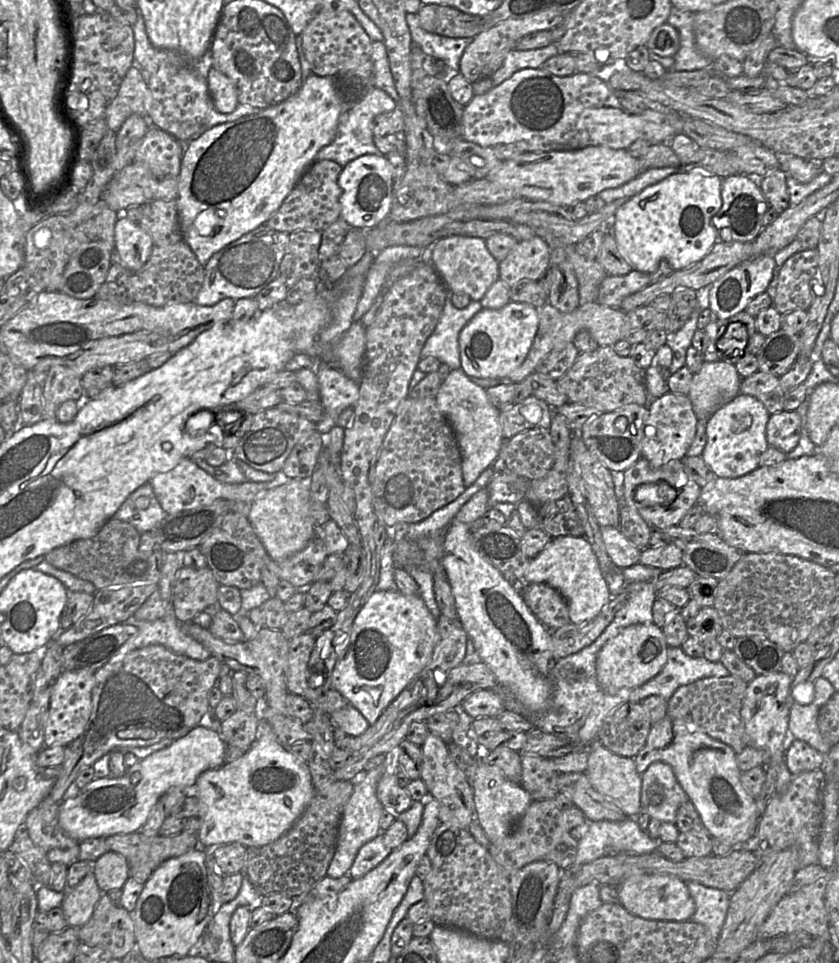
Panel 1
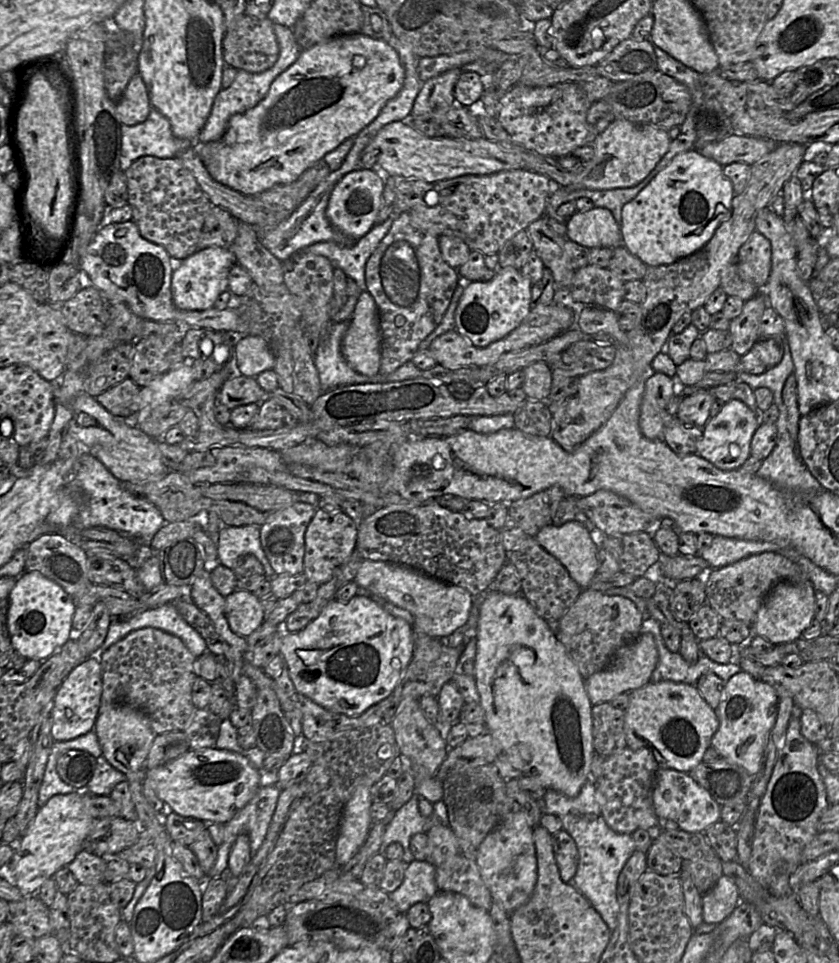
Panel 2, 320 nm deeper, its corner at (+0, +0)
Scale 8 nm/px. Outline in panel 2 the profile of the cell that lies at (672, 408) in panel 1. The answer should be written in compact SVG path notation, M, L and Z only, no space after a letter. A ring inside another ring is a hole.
M701 389L693 394L683 397L680 401L676 417L684 423L694 423L698 427L703 427L710 419L709 410L714 396L710 393L709 389Z

